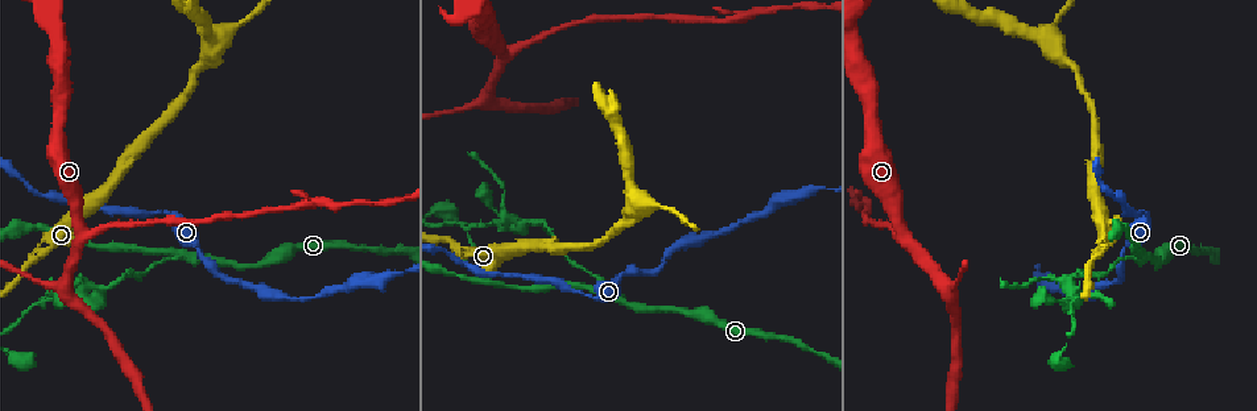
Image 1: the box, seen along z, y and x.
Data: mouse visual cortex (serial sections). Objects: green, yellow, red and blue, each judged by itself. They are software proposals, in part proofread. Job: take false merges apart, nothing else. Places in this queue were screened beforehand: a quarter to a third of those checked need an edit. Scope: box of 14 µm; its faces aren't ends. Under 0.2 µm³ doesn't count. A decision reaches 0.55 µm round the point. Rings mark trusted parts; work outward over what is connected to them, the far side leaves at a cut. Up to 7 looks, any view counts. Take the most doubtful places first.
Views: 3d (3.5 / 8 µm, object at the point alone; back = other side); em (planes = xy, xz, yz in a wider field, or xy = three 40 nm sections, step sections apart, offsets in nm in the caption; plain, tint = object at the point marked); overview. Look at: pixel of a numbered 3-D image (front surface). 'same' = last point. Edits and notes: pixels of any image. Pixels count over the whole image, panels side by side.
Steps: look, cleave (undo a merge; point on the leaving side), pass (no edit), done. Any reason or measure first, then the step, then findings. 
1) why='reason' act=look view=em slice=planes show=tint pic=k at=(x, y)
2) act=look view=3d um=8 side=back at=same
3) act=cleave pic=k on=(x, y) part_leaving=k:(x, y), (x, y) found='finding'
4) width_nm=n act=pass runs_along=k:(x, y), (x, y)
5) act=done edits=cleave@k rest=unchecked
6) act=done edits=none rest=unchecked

why='arms run side by side' act=look view=3d um=3.5 pic=1 at=(191, 259)

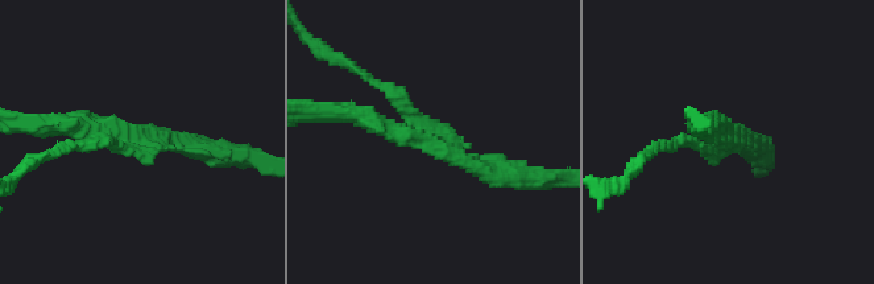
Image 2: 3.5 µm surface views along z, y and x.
arms=3 arm_widths_nm=150,200,250 why='need the tissue' act=look view=em slice=xy step=2 show=tint pic=2 at=(136, 144)

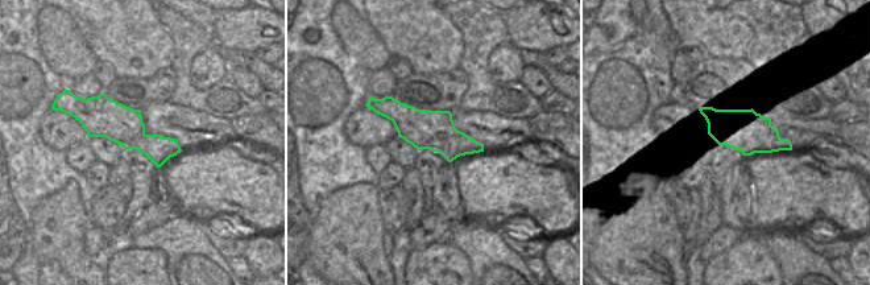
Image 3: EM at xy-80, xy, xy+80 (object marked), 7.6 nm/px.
act=look view=em slice=xy step=5 show=tint at=same

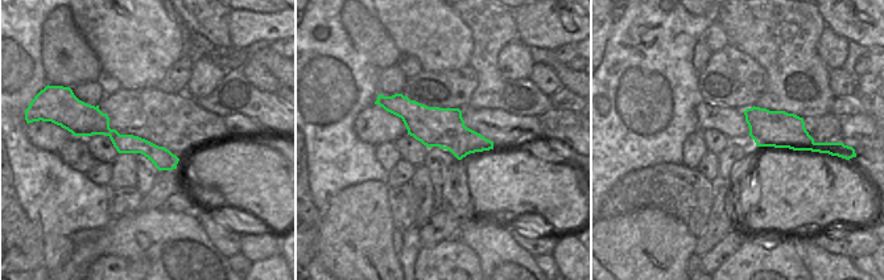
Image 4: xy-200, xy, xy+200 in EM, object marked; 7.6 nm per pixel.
act=cleave pic=2 on=(88, 145) part_leaving=2:(133, 147), (98, 139), (37, 159) found='two cells meet here'

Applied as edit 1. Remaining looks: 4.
why='redraw' act=look view=overview

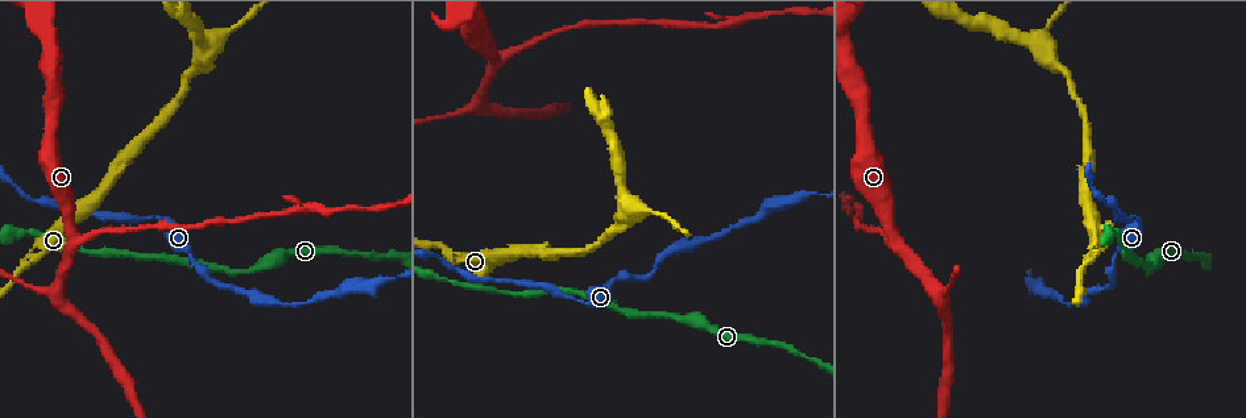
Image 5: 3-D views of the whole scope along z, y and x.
why='sharp bend' act=look view=3d um=3.5 pic=5 at=(895, 238)

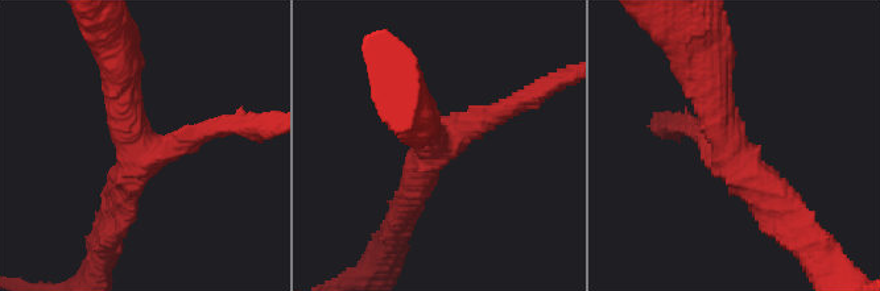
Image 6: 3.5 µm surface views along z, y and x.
arms=3 arm_widths_nm=250,400,450 why='need the tissue' act=look view=em slice=xy step=3 show=tint pic=6 at=(730, 151)

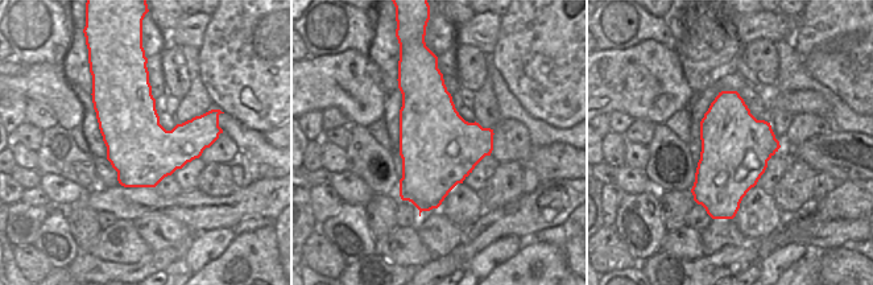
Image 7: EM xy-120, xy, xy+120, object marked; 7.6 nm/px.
act=pass runs_along=6:(710, 73), (730, 150), (784, 211) found='one cell here'

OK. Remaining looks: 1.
act=done edits=cleave@2 rest=unchecked

